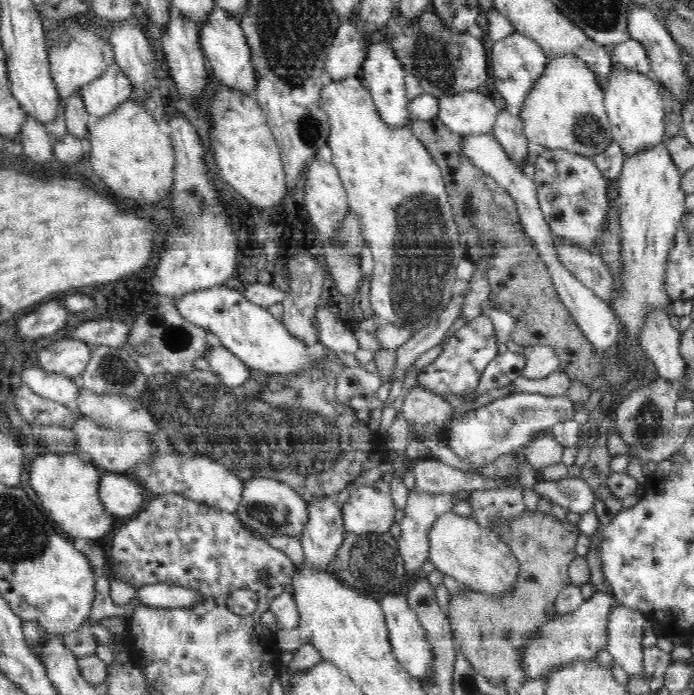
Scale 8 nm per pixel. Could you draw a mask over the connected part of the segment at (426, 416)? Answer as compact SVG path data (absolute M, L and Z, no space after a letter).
M422 388L407 390L402 402L407 422L418 424L445 424L456 418L456 408Z

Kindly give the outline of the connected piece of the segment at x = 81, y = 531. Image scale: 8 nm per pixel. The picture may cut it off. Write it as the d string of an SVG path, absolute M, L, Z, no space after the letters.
M64 451L63 453L44 453L34 457L28 464L28 486L34 490L39 506L53 524L58 526L58 532L72 536L76 540L96 540L110 532L114 519L102 508L97 497L100 477L103 471L92 462L84 460L77 451Z

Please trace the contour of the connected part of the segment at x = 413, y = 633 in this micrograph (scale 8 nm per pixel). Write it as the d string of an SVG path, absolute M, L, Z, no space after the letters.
M403 592L399 595L387 595L379 601L379 604L382 617L384 617L384 626L388 631L390 653L408 676L419 679L428 670L431 661L430 648L416 614L410 609L407 597Z

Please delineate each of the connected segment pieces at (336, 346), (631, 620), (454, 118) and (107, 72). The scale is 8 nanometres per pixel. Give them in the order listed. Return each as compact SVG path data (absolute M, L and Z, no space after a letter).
M317 308L313 314L314 328L316 329L319 342L322 342L325 347L334 350L356 350L358 348L358 339L354 333L346 328L344 324L336 322L334 316L326 316L326 309Z
M619 603L610 608L606 620L606 649L612 655L613 662L620 664L630 678L641 671L644 650L642 638L649 626L643 613Z
M477 90L460 92L453 94L453 96L443 95L437 100L439 103L439 116L436 120L442 122L447 130L460 136L492 132L500 114L492 100Z
M115 62L109 64L92 82L82 85L80 92L92 117L106 116L117 105L135 96L136 85Z

